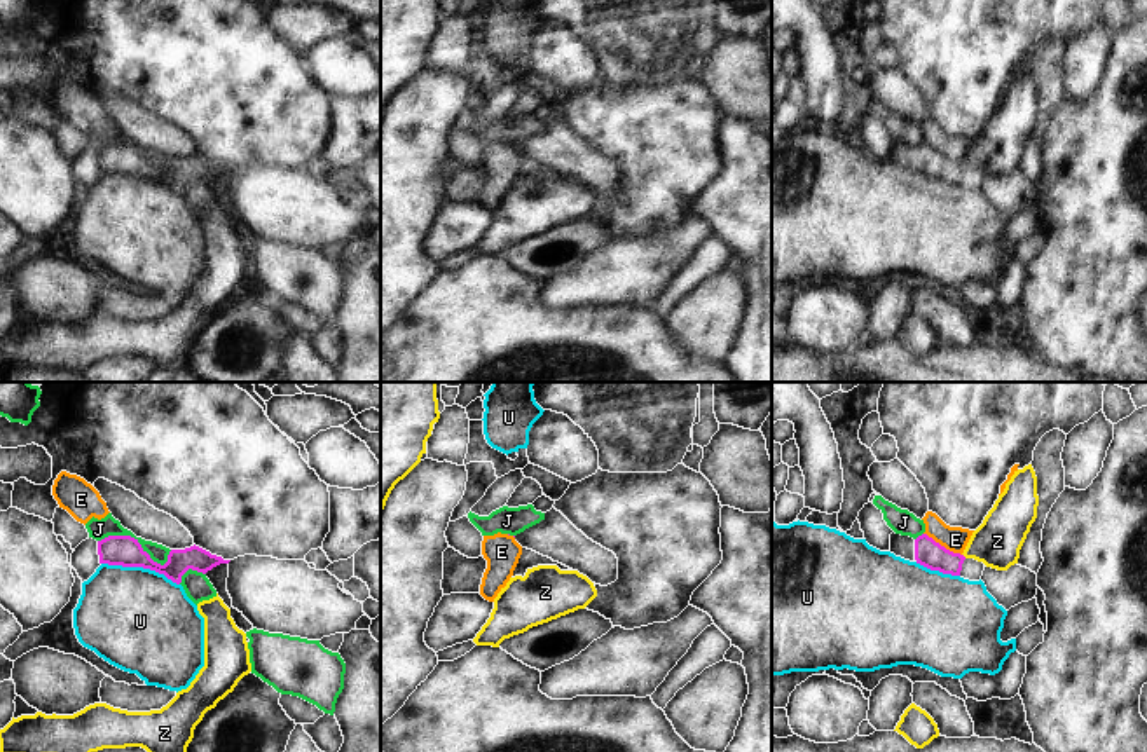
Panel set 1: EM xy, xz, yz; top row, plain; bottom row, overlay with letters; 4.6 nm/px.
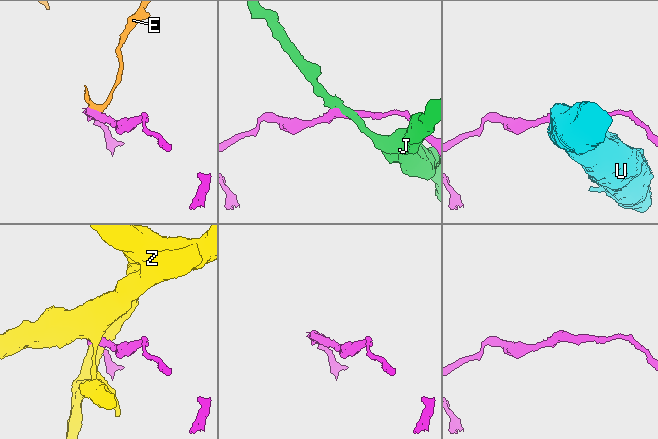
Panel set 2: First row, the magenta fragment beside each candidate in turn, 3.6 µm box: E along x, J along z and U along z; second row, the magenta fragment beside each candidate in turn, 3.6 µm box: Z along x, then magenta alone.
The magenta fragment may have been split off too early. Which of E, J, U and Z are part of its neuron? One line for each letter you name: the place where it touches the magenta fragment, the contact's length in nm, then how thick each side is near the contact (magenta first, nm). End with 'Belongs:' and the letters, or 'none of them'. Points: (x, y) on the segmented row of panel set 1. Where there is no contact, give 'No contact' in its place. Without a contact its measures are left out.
Belongs: none of them.

